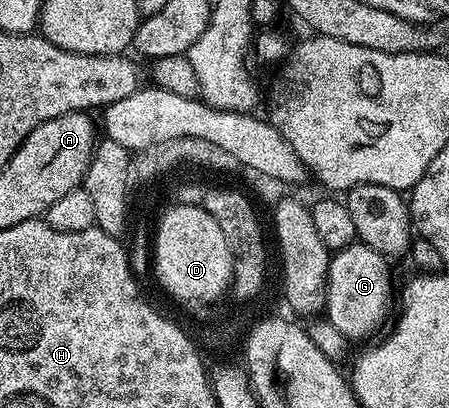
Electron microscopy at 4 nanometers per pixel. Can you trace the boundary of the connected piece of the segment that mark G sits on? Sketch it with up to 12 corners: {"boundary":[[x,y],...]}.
{"boundary":[[330,256],[324,315],[349,341],[391,318],[387,256]]}

